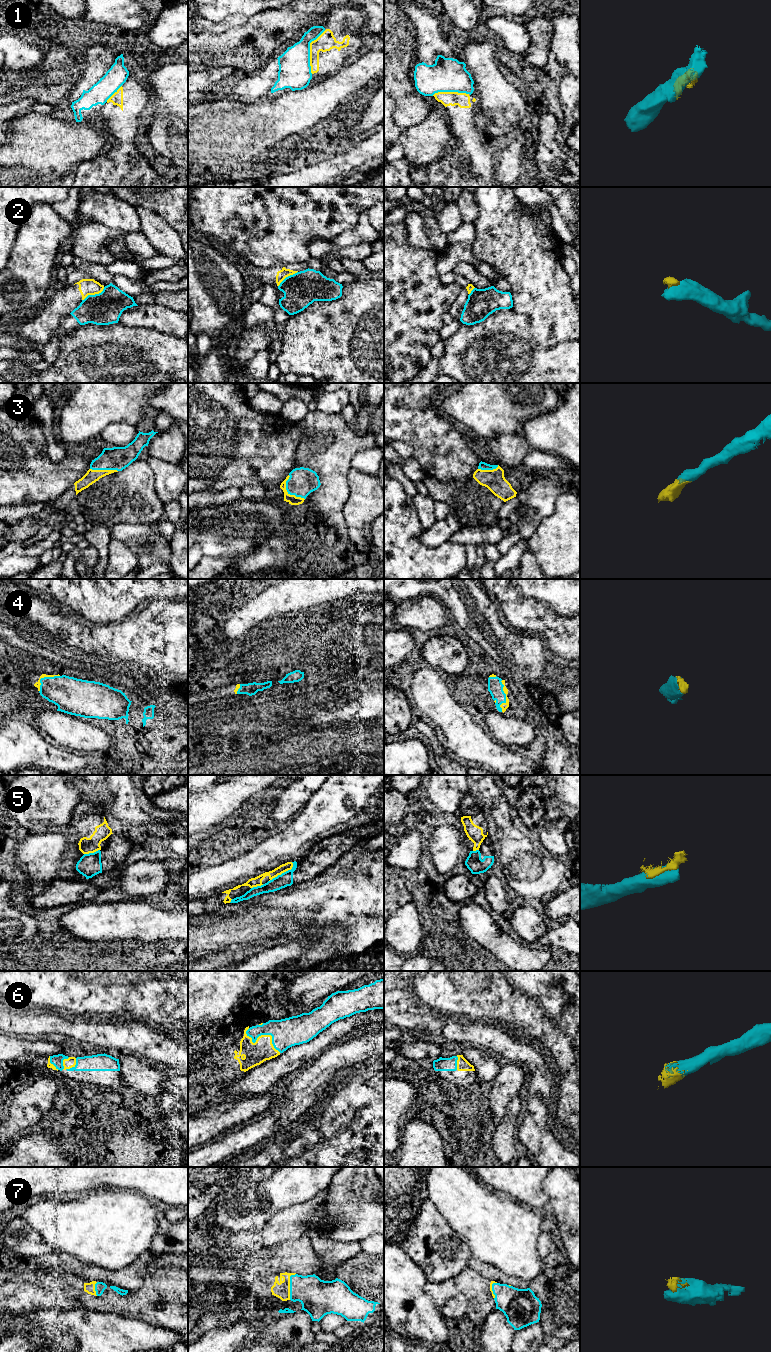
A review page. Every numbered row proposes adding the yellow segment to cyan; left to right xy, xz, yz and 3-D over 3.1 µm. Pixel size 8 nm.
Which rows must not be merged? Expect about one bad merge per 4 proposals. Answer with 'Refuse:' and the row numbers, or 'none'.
Refuse: 1, 2, 5

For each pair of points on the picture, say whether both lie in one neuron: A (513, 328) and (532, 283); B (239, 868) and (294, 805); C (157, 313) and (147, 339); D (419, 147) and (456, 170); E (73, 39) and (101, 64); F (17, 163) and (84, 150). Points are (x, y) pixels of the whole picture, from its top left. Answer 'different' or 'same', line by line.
A: different
B: different
C: different
D: different
E: different
F: same

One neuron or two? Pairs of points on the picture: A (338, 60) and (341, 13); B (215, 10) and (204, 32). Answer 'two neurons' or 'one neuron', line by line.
A: one neuron
B: two neurons

